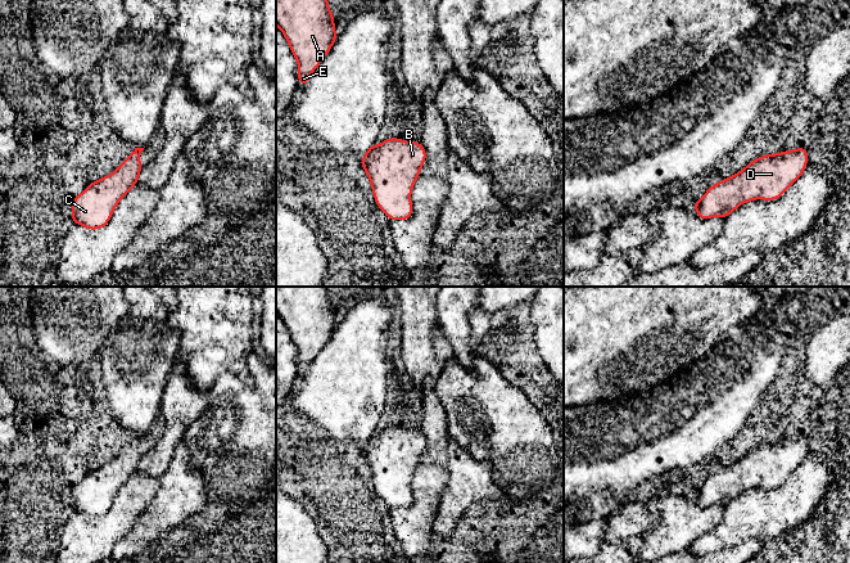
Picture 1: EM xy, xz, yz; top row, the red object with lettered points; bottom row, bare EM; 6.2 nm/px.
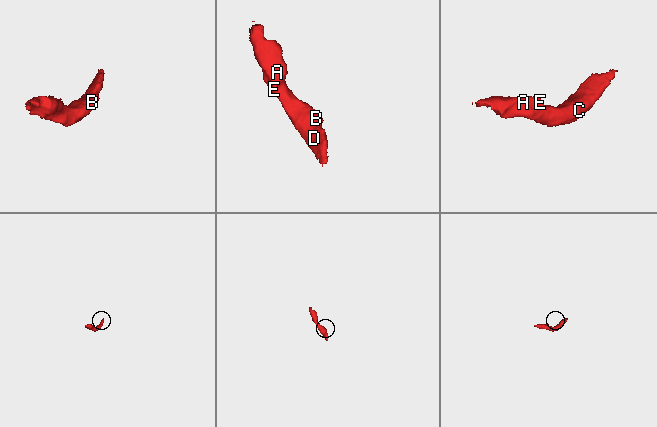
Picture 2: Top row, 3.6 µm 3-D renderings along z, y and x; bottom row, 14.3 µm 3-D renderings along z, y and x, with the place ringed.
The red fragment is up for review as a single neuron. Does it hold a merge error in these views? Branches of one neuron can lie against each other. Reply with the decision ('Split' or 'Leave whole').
Leave whole

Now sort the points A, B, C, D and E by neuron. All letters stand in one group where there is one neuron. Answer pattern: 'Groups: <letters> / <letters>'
Groups: A B C D E

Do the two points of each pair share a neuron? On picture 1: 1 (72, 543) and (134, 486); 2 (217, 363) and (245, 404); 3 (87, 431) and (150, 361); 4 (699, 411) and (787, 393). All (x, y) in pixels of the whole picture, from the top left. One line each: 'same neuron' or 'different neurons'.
1: same neuron
2: different neurons
3: different neurons
4: different neurons

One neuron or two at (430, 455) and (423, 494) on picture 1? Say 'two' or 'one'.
two

